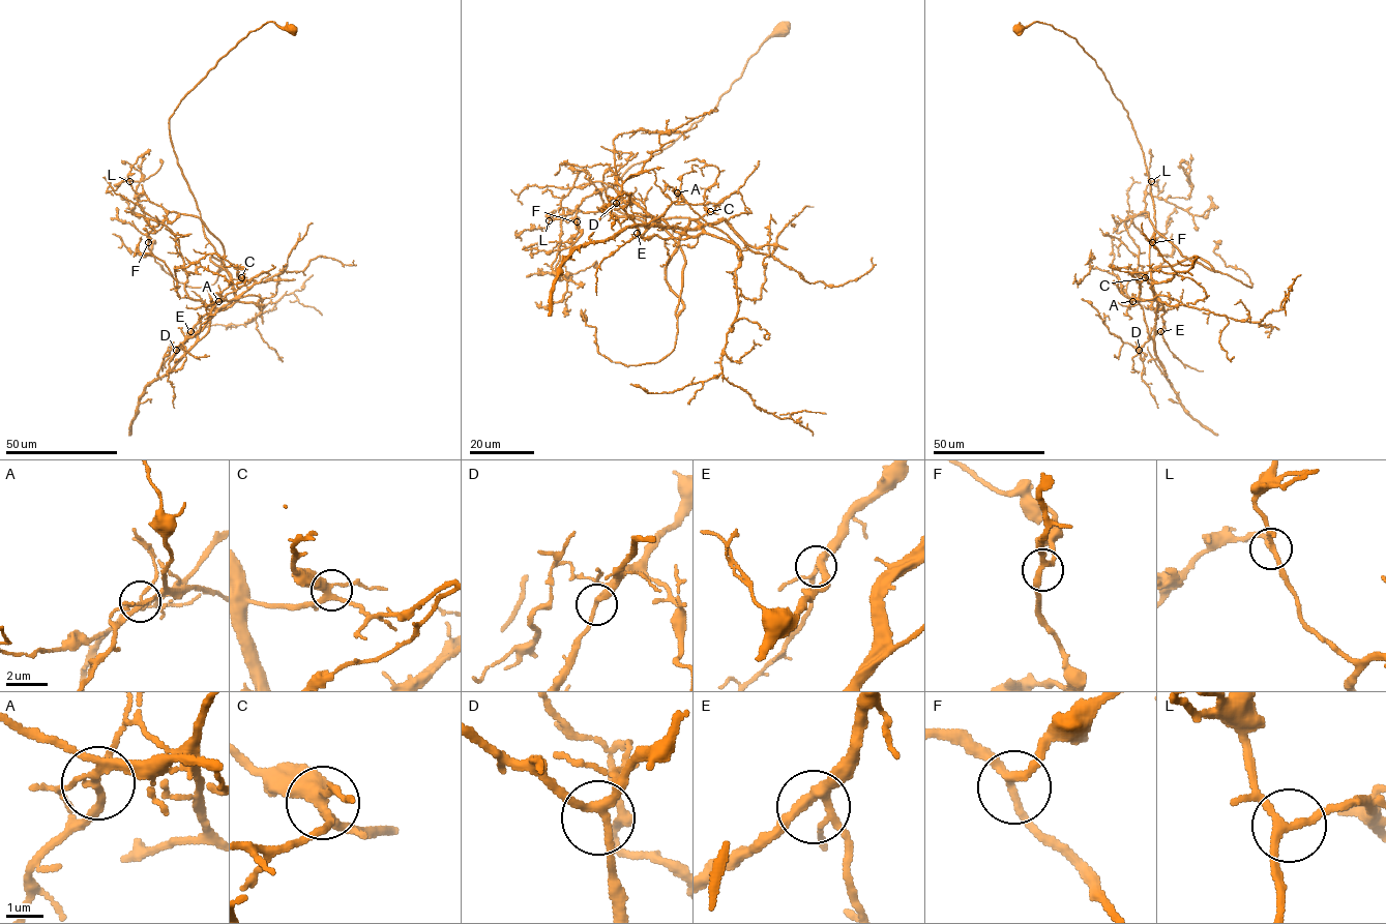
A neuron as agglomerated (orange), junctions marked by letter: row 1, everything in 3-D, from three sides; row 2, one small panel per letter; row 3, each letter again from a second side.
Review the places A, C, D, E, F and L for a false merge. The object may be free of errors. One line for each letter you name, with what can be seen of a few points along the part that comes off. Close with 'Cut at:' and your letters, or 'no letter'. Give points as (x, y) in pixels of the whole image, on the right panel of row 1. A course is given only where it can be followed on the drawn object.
A: course (1132, 301), (1142, 307), (1152, 339), (1157, 301), (1151, 287), (1186, 271), (1197, 258), (1191, 265), (1177, 260)
Cut at: A

